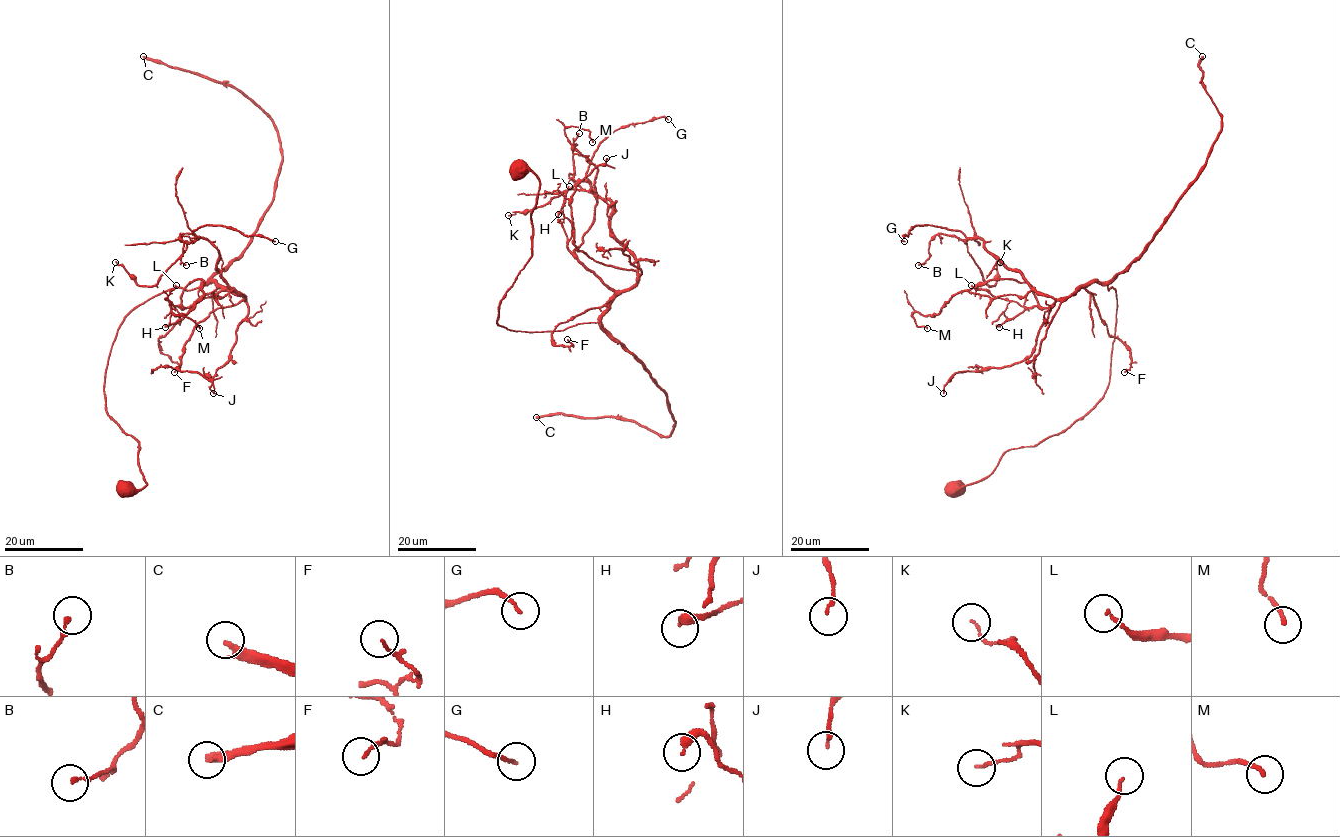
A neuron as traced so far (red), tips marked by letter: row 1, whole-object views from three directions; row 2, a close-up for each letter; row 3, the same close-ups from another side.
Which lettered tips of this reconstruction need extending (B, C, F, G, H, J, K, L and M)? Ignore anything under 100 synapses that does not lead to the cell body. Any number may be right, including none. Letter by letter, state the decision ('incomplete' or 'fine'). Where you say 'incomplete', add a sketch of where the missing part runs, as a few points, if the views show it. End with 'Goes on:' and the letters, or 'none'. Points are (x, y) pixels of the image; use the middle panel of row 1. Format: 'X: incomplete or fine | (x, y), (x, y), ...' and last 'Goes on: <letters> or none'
B: fine
C: incomplete
F: fine
G: fine
H: fine
J: fine
K: fine
L: fine
M: fine
Goes on: C

